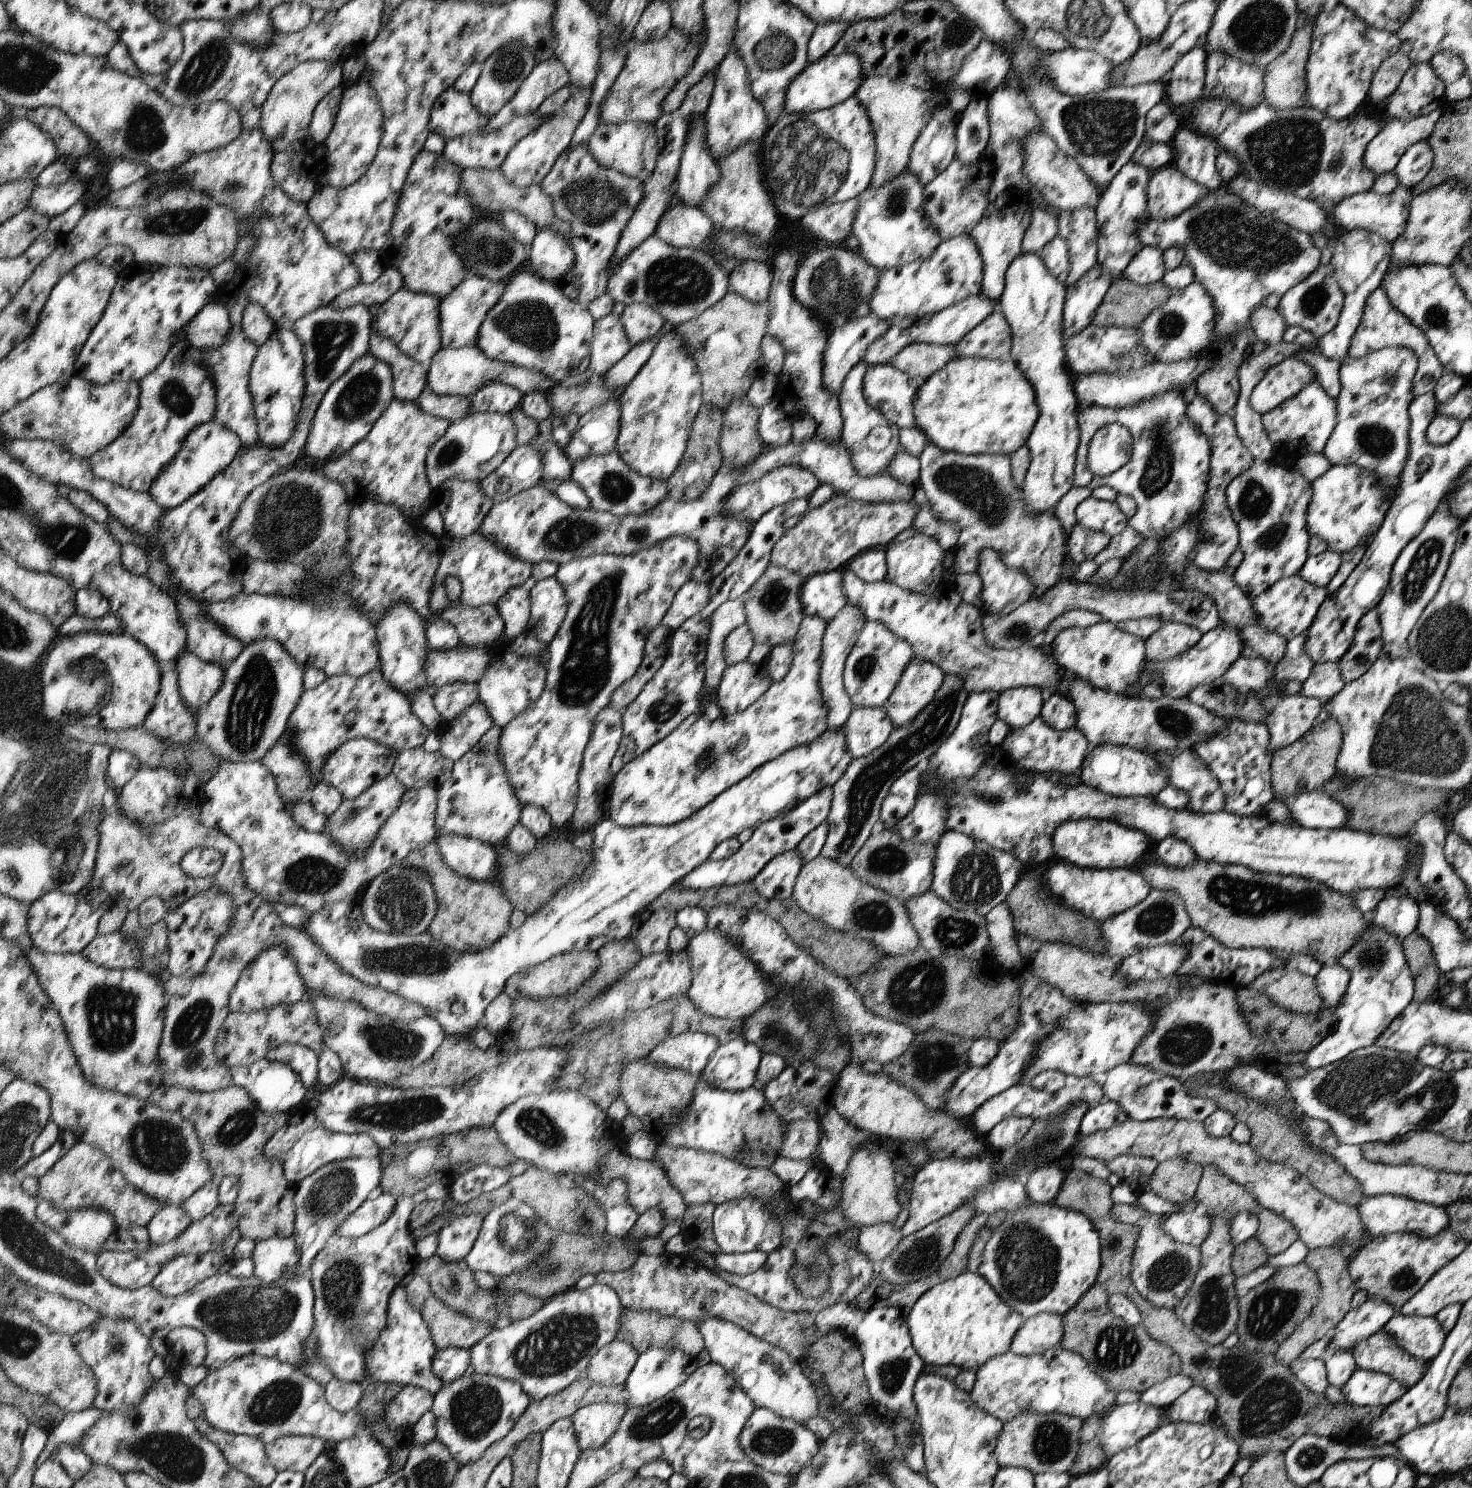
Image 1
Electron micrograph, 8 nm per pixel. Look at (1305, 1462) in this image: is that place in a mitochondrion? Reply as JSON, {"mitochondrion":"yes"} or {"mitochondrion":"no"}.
{"mitochondrion":"yes"}

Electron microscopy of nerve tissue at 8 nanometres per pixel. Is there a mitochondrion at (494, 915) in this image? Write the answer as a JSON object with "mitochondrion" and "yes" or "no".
{"mitochondrion":"no"}

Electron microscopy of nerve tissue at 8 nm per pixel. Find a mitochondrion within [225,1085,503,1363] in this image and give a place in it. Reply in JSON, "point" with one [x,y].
{"point":[400,1113]}

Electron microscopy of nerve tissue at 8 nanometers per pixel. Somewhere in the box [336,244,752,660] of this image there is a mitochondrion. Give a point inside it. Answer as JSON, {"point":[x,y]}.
{"point":[675,282]}

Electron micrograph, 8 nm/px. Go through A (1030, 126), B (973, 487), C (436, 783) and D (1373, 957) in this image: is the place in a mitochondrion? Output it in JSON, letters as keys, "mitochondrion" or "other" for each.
{"A":"other","B":"mitochondrion","C":"other","D":"mitochondrion"}

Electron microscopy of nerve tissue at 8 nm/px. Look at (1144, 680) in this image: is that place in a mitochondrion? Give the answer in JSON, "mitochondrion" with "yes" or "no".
{"mitochondrion":"yes"}

